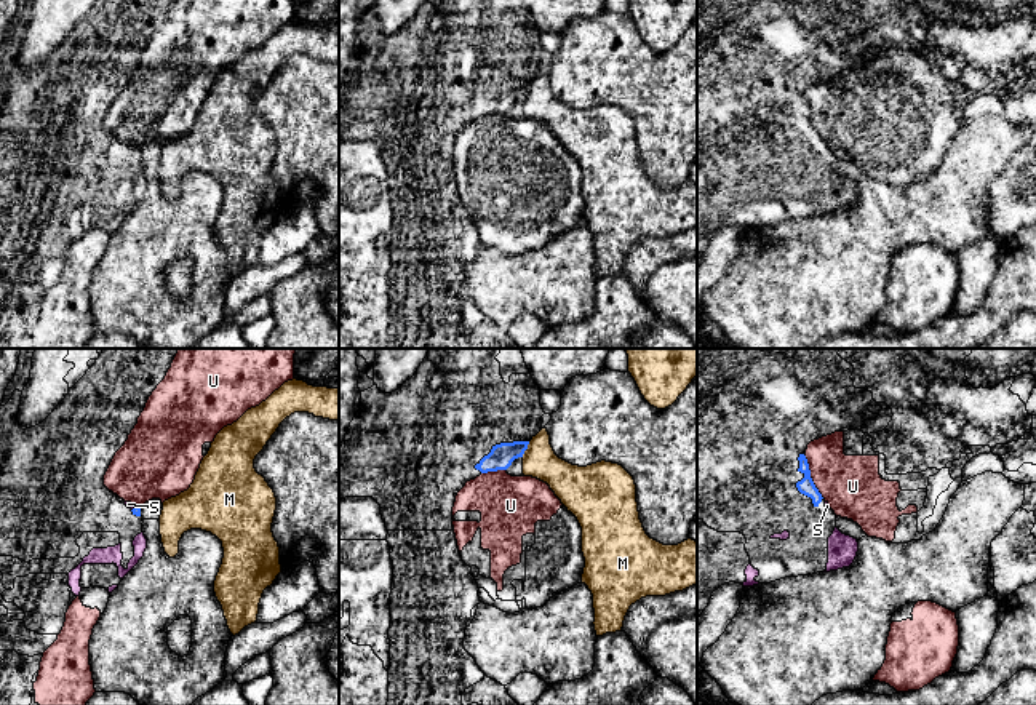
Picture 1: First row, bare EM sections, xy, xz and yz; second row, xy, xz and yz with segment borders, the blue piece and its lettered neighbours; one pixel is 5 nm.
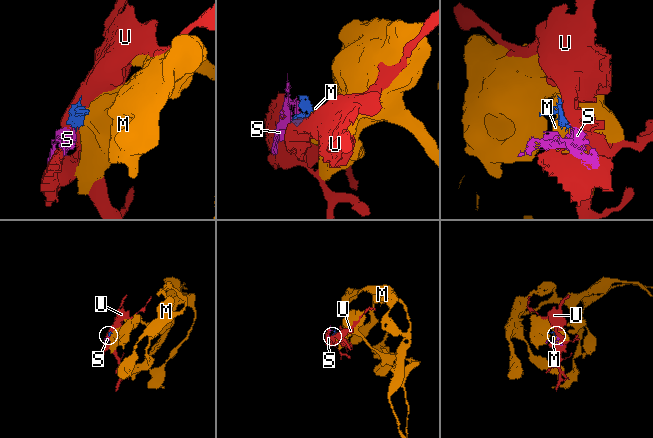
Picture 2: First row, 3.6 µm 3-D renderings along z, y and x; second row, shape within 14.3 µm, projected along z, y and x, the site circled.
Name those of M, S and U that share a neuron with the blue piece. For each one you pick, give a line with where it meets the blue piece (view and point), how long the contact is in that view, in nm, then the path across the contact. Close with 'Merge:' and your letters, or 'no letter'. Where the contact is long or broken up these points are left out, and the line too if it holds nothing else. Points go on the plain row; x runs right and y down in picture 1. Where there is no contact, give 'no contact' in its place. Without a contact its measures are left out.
S: meets blue in xy at (133, 151); contact 40 nm long; runs through xy (136, 152), (133, 151), (128, 146)
Merge: S

